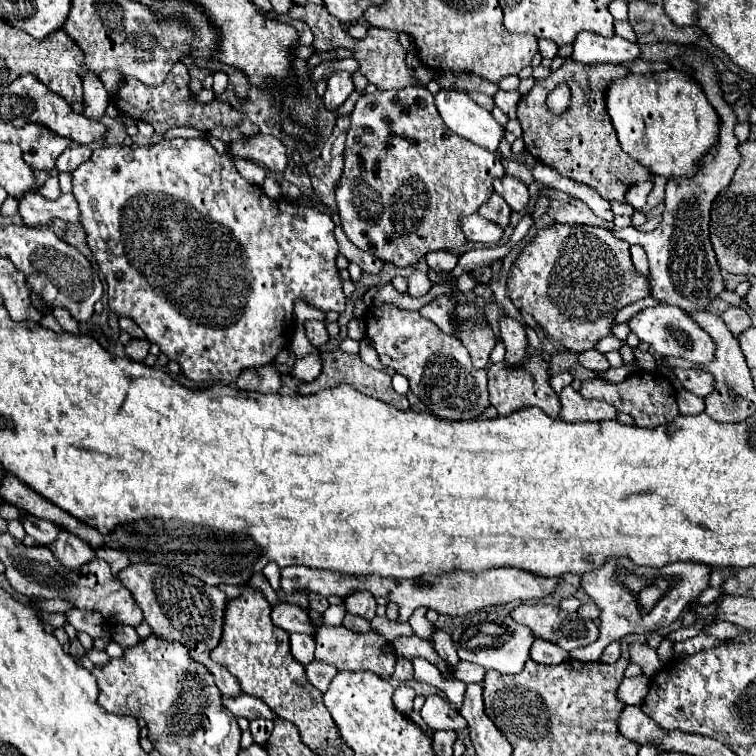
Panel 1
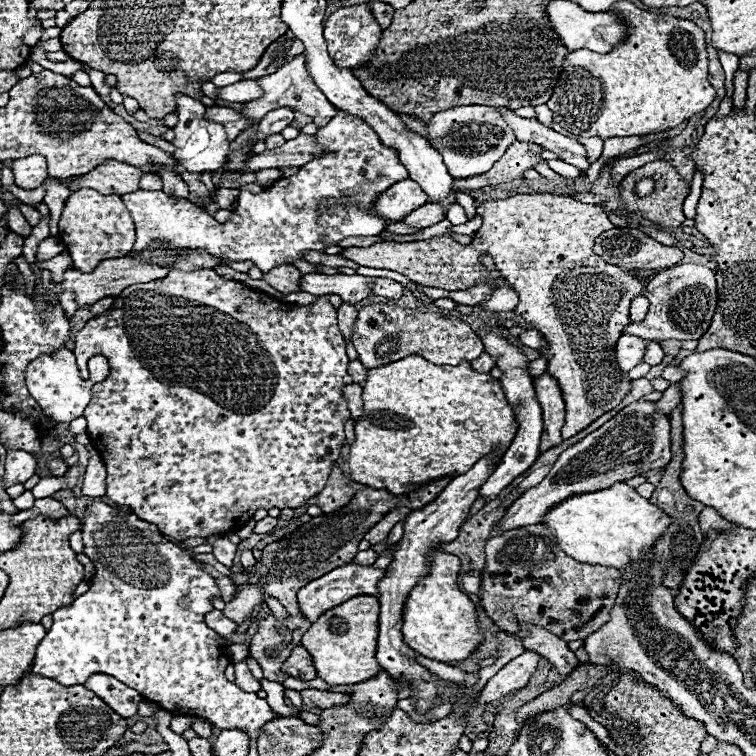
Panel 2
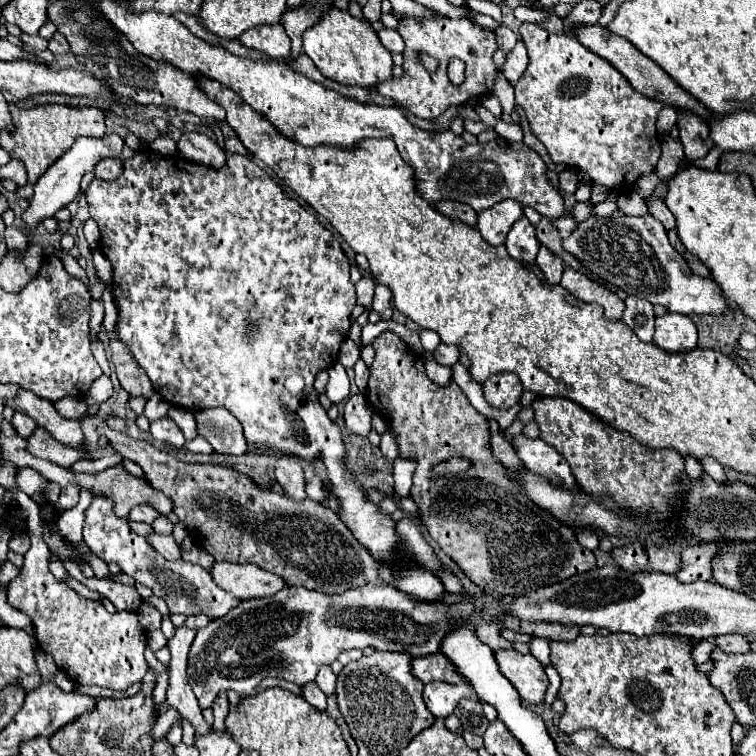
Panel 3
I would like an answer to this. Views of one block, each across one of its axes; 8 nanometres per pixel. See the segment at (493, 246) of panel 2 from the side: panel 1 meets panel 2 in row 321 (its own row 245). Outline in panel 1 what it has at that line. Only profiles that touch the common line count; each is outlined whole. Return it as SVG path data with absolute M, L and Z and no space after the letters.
M562 224L546 226L538 230L534 240L514 260L506 282L506 294L522 314L532 314L532 318L544 328L544 332L560 342L564 348L574 352L592 350L592 346L600 338L610 334L612 320L620 308L650 296L648 280L634 268L628 248L630 244L618 240L610 230L604 228Z

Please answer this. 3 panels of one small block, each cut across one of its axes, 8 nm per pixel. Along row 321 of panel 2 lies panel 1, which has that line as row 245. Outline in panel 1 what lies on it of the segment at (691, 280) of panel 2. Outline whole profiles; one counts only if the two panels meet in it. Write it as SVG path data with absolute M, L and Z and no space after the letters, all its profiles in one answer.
M684 46L684 52L680 54L680 62L690 66L692 78L702 86L706 98L710 100L712 108L716 110L720 118L720 132L716 144L700 156L696 164L696 174L692 178L670 178L666 184L666 198L664 198L664 214L662 222L652 232L634 232L632 226L628 228L614 228L612 232L626 240L628 244L640 244L644 246L650 262L650 290L652 298L660 304L674 304L682 308L684 312L704 312L710 310L712 300L720 298L720 294L726 290L726 280L720 274L720 266L716 262L714 248L710 244L708 224L710 224L710 208L714 198L730 184L738 164L738 138L734 134L734 128L738 124L738 118L734 114L732 104L724 100L720 70L714 64L712 56L704 50Z

